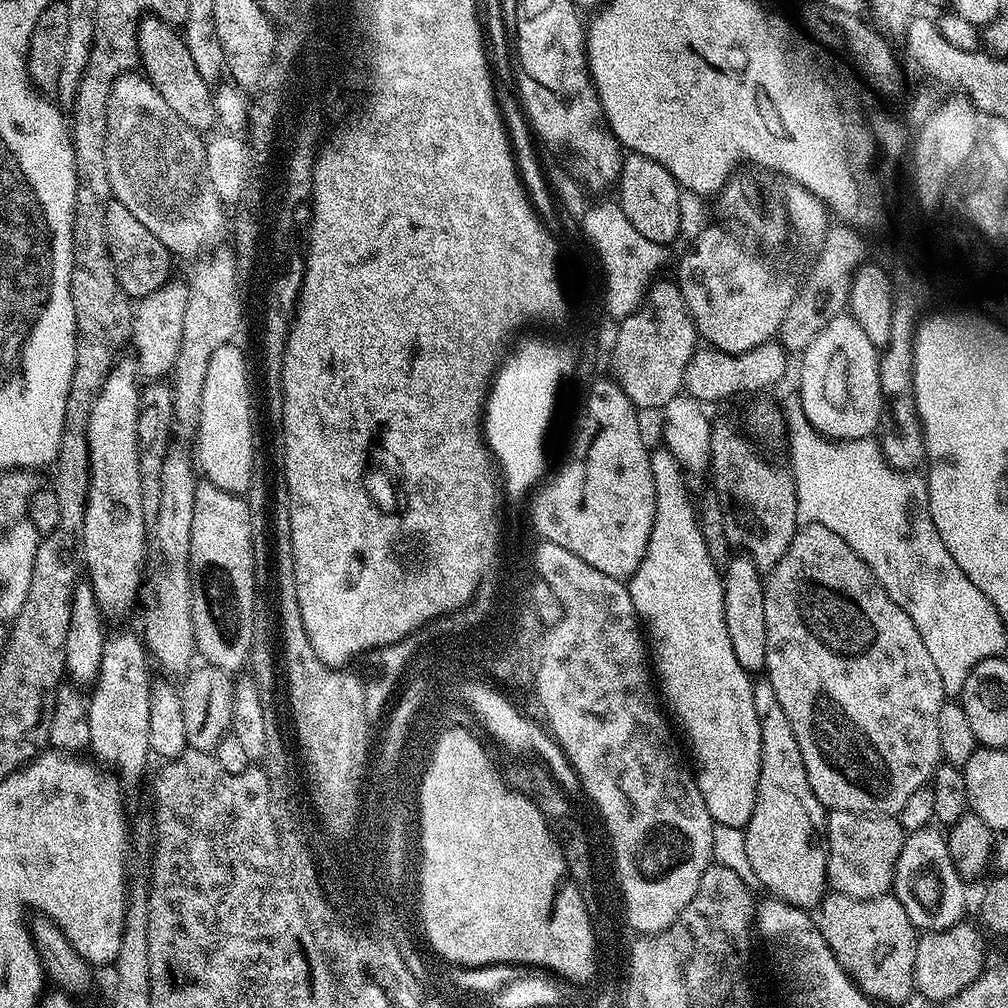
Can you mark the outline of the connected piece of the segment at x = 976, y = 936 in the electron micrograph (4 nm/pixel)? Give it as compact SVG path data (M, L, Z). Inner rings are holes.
M961 922L941 932L924 932L917 939L912 979L919 995L921 992L926 999L934 1002L954 998L984 973L986 961L984 940L980 937L981 929L975 923L968 923Z

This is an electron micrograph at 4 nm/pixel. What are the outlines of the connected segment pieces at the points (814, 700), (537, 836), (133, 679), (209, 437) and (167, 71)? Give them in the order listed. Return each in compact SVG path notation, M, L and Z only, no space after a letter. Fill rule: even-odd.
M806 524L797 527L794 538L782 554L782 562L774 566L772 572L767 573L764 580L764 601L766 602L766 662L763 671L766 679L774 686L774 694L778 694L778 702L782 706L790 727L794 729L794 738L798 738L798 750L802 750L802 762L806 766L806 778L810 778L810 790L822 802L825 809L837 812L867 812L874 816L896 816L910 794L914 790L925 787L932 779L932 773L940 767L942 757L940 743L938 742L938 714L946 702L942 674L938 674L938 666L930 659L926 650L926 642L922 642L922 634L918 634L918 626L910 622L910 614L886 594L886 590L874 578L874 574L834 534L834 530L826 530L821 524Z
M450 726L445 727L443 731L440 732L436 739L435 744L432 747L432 753L428 760L427 768L424 772L424 776L421 778L421 786L419 793L419 808L420 808L420 824L424 827L424 851L421 852L420 858L423 863L421 880L423 881L421 894L421 902L424 906L424 921L427 922L427 926L430 929L430 934L436 937L438 942L438 947L440 947L440 952L446 953L451 961L465 961L465 962L486 962L487 964L515 964L517 966L525 966L524 964L529 964L529 969L532 970L544 970L540 968L549 968L552 972L557 972L557 977L562 978L563 976L573 976L573 977L586 977L588 976L589 969L591 969L592 959L595 958L596 951L598 949L598 937L597 933L594 931L593 927L593 917L588 914L588 908L584 905L584 900L580 897L581 889L578 887L576 881L570 875L570 869L566 866L564 860L564 852L560 848L560 841L554 835L548 827L550 827L550 821L548 818L544 817L542 811L538 810L538 807L534 806L534 802L530 798L526 798L522 793L518 793L511 787L509 781L503 776L500 777L500 772L498 769L492 765L492 760L488 757L488 752L467 732L464 728L450 728Z
M116 632L107 637L102 650L102 666L90 688L88 721L90 752L105 769L118 777L121 785L136 784L148 768L150 746L150 698L153 677L148 677L150 657L141 637L132 632Z
M229 342L218 346L210 358L210 366L206 366L200 419L194 432L194 456L203 479L227 492L244 494L252 484L256 436L252 433L252 392L248 389L248 364L234 345Z
M149 14L140 21L138 26L138 50L140 51L139 67L142 69L143 75L147 76L148 81L156 87L158 94L162 94L162 98L166 98L170 110L174 110L174 114L178 114L178 118L182 118L182 122L186 122L186 126L195 128L201 134L207 133L207 128L215 129L218 121L216 106L213 102L213 91L210 89L210 84L204 81L201 74L198 74L198 70L194 68L194 61L190 58L183 35L165 20L159 20L157 16Z

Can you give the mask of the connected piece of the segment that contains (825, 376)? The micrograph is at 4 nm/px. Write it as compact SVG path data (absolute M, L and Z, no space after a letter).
M845 314L834 318L834 322L830 326L826 326L826 330L822 330L822 334L818 334L818 338L814 338L814 342L810 342L810 346L806 346L806 350L799 357L799 360L798 391L802 398L802 406L804 407L806 418L812 421L812 426L816 431L823 433L833 441L839 442L841 440L866 440L879 429L880 416L884 413L884 395L880 385L880 352L874 346L874 342L870 342L870 337L862 331L862 326L858 326L858 322L852 315Z

